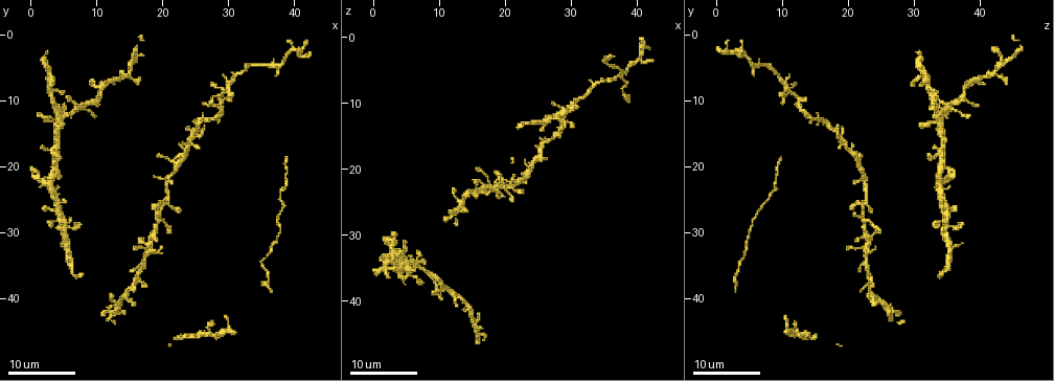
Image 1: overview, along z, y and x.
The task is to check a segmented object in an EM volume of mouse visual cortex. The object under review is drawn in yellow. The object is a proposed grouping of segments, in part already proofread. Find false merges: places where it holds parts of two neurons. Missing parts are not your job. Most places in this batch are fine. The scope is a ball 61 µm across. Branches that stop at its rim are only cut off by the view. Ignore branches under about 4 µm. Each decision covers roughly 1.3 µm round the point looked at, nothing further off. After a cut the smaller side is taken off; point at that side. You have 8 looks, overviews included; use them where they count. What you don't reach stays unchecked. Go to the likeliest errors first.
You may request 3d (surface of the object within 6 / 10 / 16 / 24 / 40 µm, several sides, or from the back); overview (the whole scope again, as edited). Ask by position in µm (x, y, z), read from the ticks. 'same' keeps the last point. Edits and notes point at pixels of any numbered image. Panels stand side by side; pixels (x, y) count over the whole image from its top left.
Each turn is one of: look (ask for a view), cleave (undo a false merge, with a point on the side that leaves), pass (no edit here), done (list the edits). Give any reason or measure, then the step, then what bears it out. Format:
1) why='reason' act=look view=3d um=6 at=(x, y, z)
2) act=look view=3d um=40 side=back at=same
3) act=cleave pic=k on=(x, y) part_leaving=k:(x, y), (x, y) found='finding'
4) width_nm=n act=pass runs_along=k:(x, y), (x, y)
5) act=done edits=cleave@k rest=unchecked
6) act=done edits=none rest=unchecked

why='three-way junction' act=look view=3d um=16 at=(38.0, 23.5, 8.5)

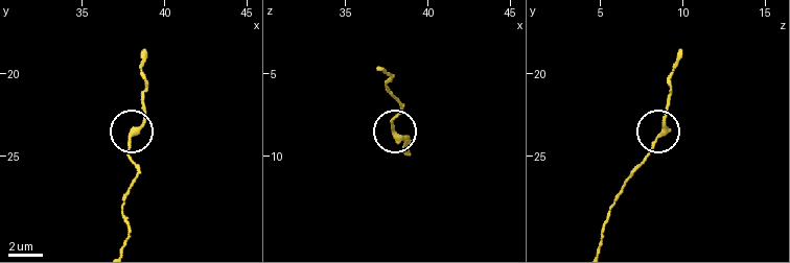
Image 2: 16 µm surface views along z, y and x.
act=look view=3d um=10 at=(38.0, 23.8, 8.4)

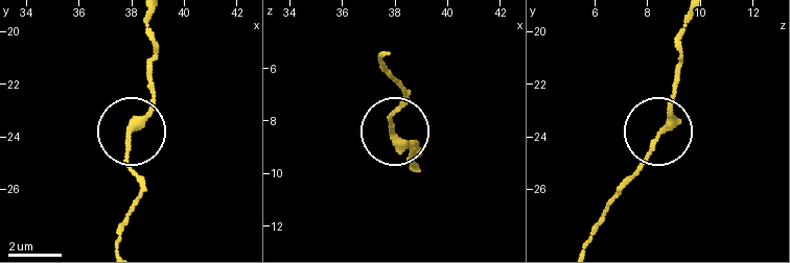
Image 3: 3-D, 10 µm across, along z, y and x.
act=pass found='one neuron here'

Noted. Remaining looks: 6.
why='three arms meet' act=look view=3d um=16 at=(14.0, 39.5, 24.0)

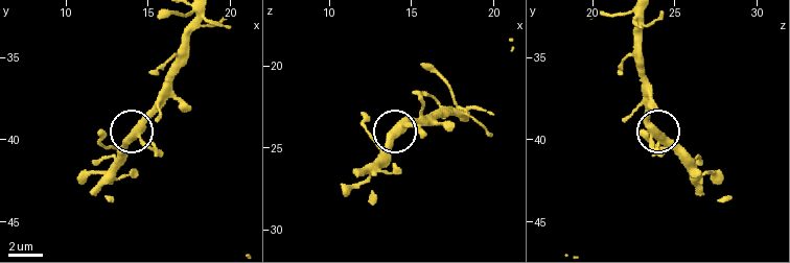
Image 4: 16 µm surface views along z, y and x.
act=look view=3d um=6 at=(14.3, 39.8, 23.8)

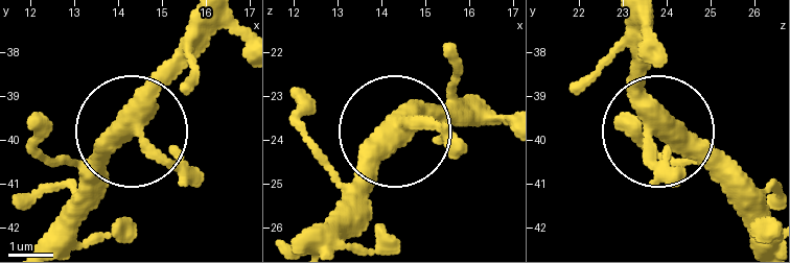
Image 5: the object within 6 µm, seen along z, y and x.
side_arm_um=12 act=pass found='all the same neuron'

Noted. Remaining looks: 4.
why='thin neck' act=look view=3d um=24 at=(34.0, 4.5, 7.0)

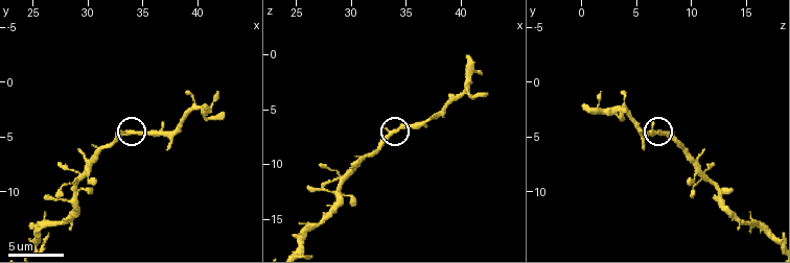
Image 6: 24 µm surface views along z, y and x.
why='closer look' act=look view=3d um=6 at=(34.4, 4.4, 7.0)

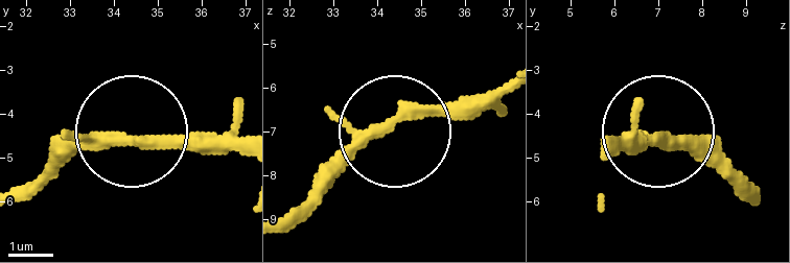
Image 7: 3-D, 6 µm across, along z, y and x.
width_nm=230 act=pass runs_along=7:(26, 198), (82, 149), (126, 135), (235, 135) found='all the same neuron'

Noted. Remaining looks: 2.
act=look view=3d um=10 at=(29.0, 12.0, 13.6)

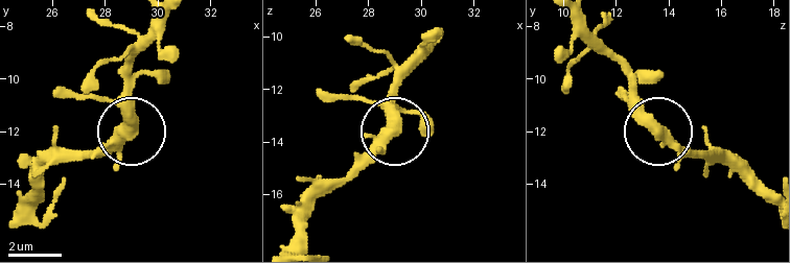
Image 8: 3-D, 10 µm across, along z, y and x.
act=pass runs_along=8:(768, 196), (727, 164), (680, 148), (608, 56) found='one neuron here'

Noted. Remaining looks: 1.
act=done edits=none rest=unchecked

